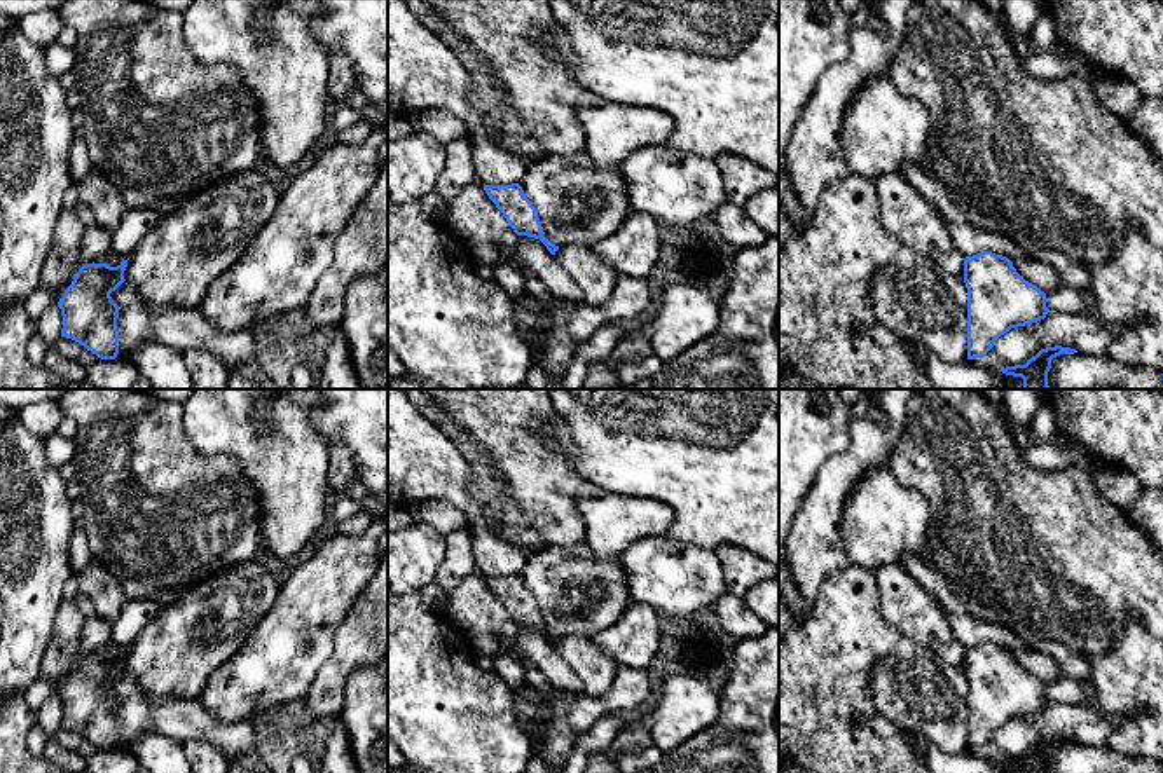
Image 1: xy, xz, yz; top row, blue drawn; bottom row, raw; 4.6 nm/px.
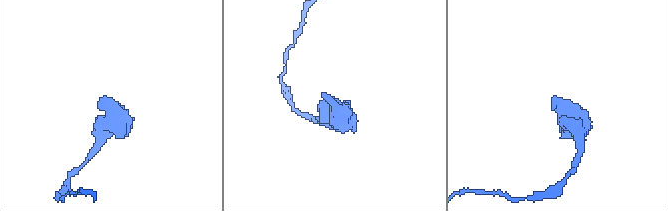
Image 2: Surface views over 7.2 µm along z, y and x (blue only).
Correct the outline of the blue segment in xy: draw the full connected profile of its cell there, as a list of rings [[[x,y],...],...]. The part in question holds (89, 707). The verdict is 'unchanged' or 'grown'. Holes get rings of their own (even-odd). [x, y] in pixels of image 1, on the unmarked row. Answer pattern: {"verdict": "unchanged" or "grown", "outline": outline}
{"verdict": "unchanged", "outline": [[[127,651],[117,658],[86,654],[65,681],[58,696],[63,707],[61,728],[72,729],[101,750],[119,745],[119,696],[110,684],[126,670]]]}

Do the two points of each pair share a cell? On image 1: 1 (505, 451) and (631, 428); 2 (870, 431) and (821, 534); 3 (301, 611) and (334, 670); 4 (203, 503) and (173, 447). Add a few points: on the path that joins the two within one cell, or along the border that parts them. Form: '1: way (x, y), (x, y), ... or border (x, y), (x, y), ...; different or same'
1: border (552, 407), (570, 431), (573, 465), (587, 477); different
2: way (860, 458), (832, 485), (823, 508); same
3: border (343, 622), (336, 630), (334, 651), (306, 695); different
4: way (189, 489), (173, 473), (173, 461); same

